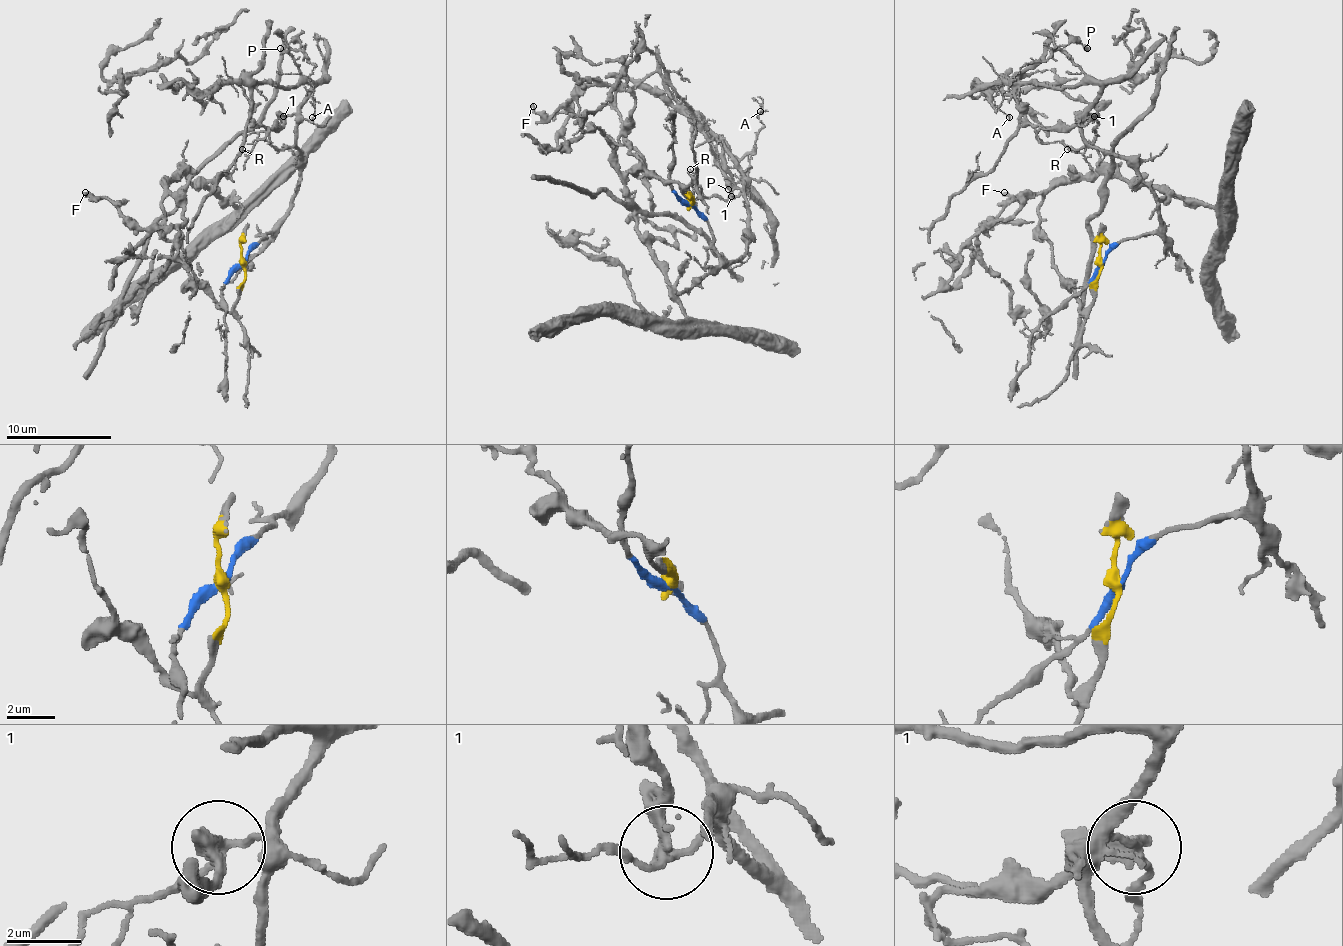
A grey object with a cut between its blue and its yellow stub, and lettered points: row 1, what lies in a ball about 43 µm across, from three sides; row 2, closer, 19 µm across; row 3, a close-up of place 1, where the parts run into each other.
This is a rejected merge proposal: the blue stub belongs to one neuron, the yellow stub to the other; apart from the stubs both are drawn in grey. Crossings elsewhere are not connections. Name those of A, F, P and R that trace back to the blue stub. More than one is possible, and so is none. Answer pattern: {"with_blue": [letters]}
{"with_blue": ["A", "P", "R"]}

